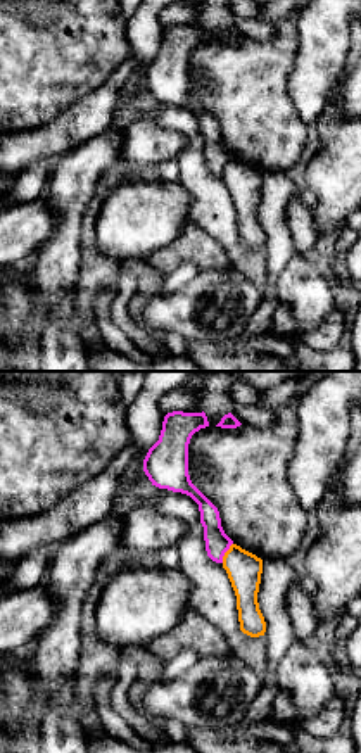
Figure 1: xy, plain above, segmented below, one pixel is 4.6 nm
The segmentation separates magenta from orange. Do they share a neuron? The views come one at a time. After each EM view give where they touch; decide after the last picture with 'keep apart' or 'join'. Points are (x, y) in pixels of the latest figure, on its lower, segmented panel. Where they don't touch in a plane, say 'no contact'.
contact (225, 551)

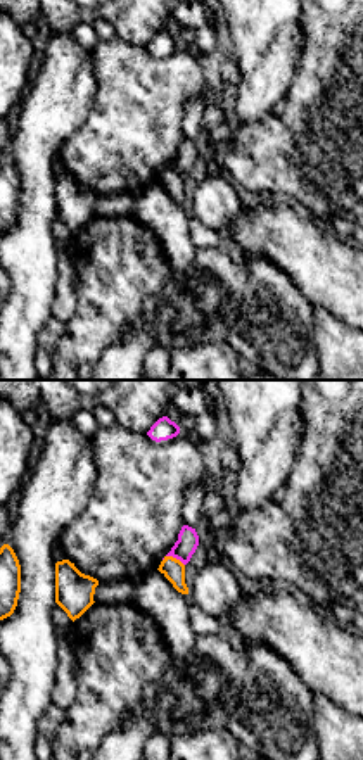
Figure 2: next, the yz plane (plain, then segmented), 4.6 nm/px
contact (173, 557)

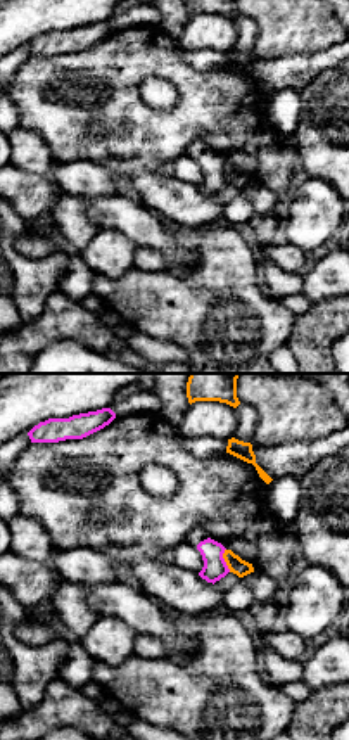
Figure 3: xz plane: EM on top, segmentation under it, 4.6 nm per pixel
contact (223, 561)

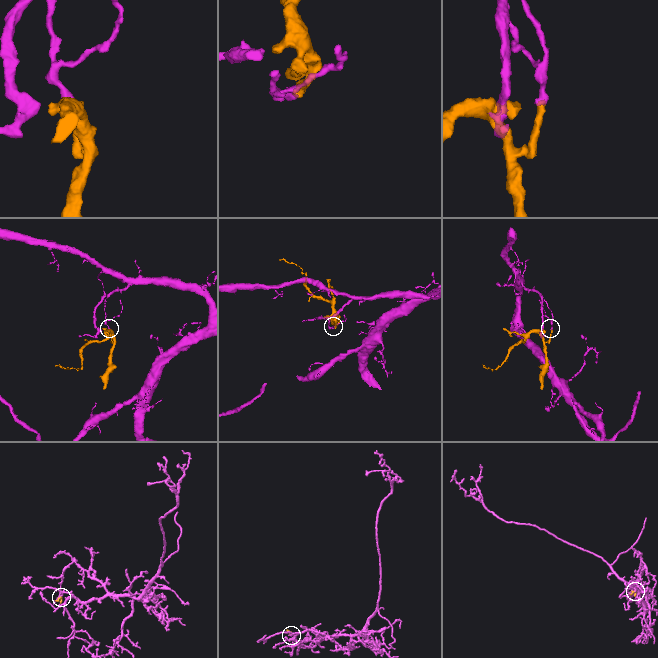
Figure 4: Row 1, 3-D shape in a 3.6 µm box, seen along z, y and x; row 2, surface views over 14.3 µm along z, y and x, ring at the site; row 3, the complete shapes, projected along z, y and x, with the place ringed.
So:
keep apart

